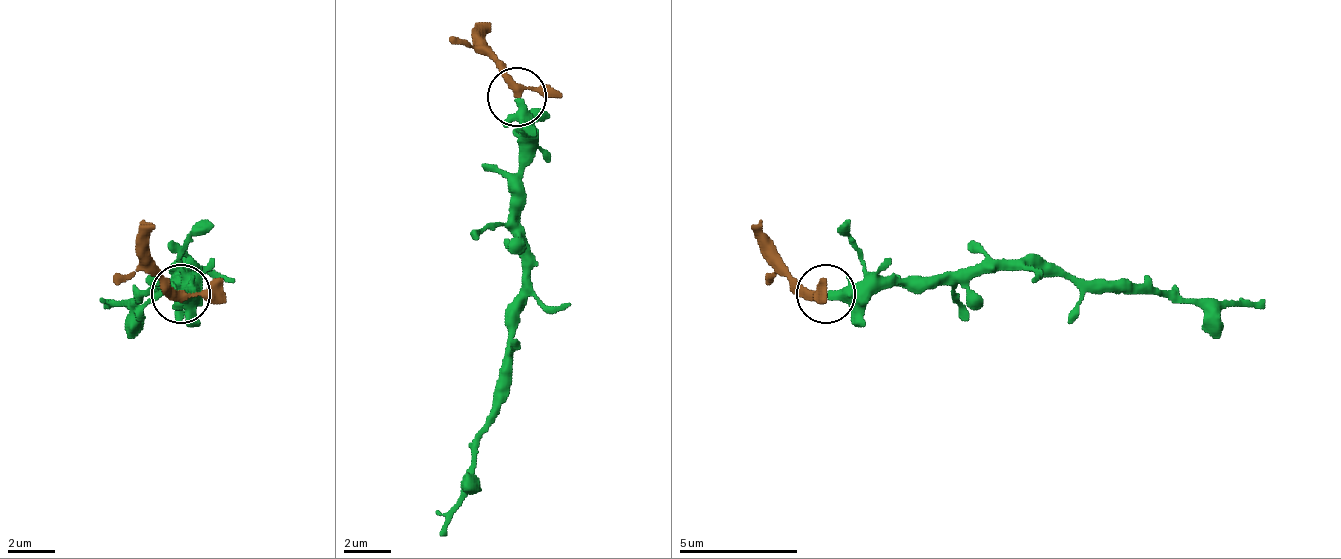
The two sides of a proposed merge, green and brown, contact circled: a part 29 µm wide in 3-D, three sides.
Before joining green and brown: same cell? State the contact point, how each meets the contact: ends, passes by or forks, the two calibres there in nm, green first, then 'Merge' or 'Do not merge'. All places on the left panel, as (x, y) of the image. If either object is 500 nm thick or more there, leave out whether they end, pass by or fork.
Place: (181, 293). At the ring green forks. At the ring brown passes by. Thickness 240 nm (green) against 280 nm. Merge

